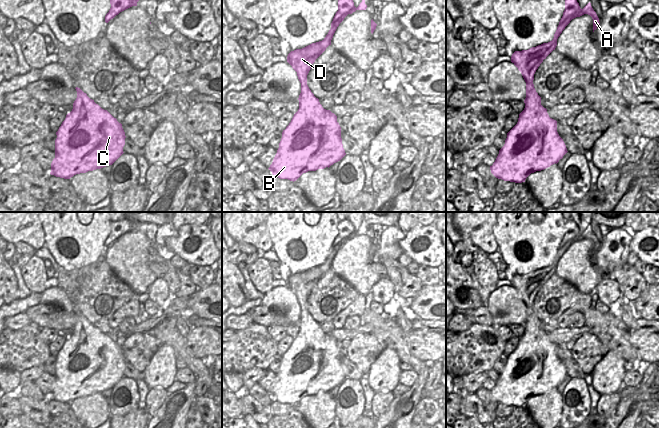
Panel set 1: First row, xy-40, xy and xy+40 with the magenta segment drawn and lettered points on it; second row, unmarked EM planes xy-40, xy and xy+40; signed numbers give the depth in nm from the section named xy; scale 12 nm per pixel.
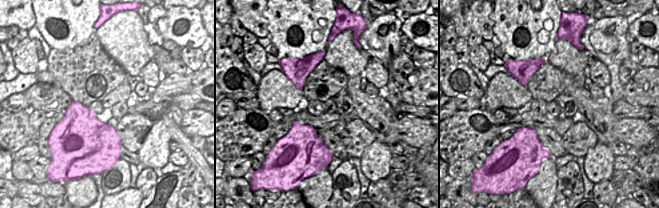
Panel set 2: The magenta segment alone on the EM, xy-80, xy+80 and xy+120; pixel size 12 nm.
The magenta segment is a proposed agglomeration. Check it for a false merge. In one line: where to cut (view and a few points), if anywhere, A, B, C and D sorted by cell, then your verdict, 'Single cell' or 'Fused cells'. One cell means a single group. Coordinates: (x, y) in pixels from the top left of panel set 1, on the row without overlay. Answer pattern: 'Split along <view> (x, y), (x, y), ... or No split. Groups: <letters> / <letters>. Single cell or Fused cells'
Split along xy+40 (526, 306), (532, 307). Groups: A D / B C. Fused cells

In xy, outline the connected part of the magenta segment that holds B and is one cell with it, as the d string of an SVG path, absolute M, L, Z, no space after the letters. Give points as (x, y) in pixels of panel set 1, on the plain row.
M306 306L301 307L298 324L299 333L286 353L283 354L279 372L268 392L274 401L293 406L308 395L329 392L346 379L337 340L322 331L319 323L314 320Z

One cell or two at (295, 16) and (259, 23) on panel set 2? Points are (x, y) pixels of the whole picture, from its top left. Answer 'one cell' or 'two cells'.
two cells

